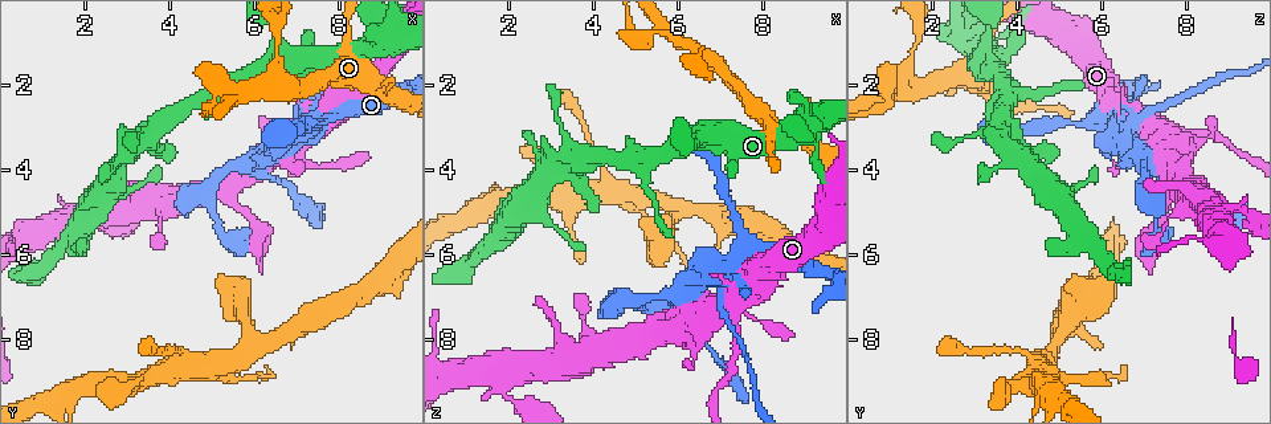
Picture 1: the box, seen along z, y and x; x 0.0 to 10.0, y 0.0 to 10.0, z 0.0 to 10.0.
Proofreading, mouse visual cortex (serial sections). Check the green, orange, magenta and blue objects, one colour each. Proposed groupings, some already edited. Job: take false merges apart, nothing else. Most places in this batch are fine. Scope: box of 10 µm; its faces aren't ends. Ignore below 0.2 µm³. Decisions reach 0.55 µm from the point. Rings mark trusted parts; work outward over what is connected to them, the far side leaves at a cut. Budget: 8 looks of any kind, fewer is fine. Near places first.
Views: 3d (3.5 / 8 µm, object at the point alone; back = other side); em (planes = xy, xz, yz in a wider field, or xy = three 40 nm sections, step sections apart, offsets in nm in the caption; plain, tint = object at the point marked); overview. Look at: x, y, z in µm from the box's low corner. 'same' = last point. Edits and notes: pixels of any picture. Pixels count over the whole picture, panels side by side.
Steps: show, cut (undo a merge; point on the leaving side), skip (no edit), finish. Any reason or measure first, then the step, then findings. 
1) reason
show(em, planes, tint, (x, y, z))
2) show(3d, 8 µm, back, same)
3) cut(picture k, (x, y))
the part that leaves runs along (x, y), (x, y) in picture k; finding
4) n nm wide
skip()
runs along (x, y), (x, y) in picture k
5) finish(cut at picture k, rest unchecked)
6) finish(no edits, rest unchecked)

calibre changes
show(3d, 3.5 µm, (6.55, 0.70, 1.75))

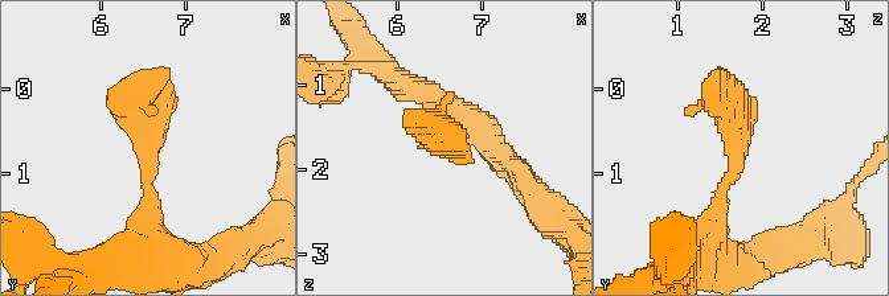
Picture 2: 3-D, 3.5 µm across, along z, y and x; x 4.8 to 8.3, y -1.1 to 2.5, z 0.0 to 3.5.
shape alone is not enough
show(em, xy, step 2, tint, (6.55, 0.65, 1.70))

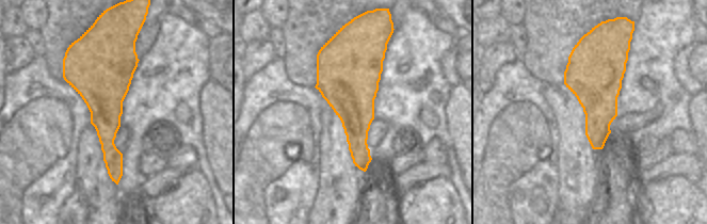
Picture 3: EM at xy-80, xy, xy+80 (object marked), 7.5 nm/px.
another direction
show(em, xy, step 3, tint, same)

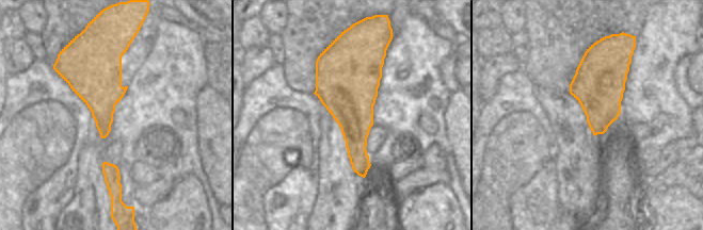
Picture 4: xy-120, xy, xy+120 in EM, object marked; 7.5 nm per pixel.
skip()
runs along (720, 229), (736, 123), (720, 98), (688, 111) in picture 2; one cell here

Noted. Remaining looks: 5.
a fork
show(3d, 3.5 µm, (5.75, 2.15, 0.80))

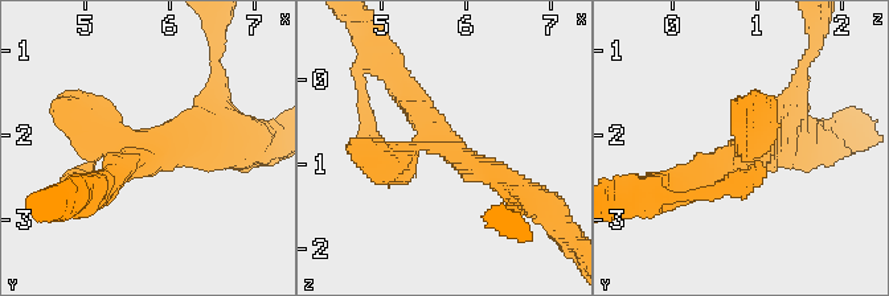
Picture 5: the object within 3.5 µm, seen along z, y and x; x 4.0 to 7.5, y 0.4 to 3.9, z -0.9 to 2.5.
3 arms; arms of 300, 300, 350 nm
show(em, xy, step 5, tint, (5.75, 2.20, 0.80))

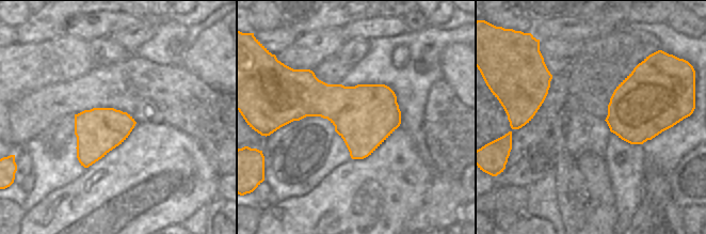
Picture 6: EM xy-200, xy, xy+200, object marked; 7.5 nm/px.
480 nm wide
skip()
runs along (520, 190), (439, 143), (369, 152) in picture 5; continuous, no second cell

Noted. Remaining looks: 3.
side arm on a straight run
show(3d, 8 µm, (7.15, 3.10, 6.45))

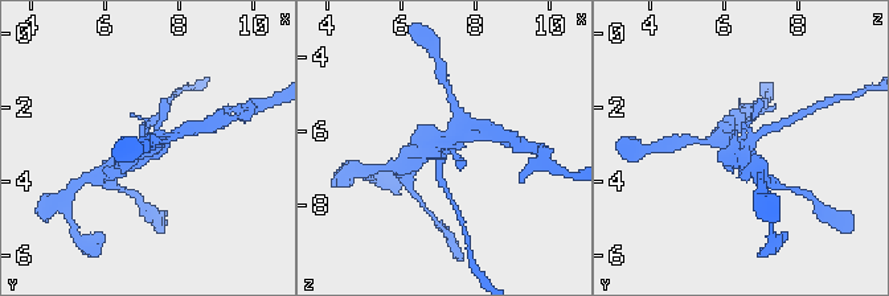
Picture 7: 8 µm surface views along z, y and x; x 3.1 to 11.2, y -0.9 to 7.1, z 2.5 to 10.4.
now the EM
show(em, xy, step 1, tint, same)

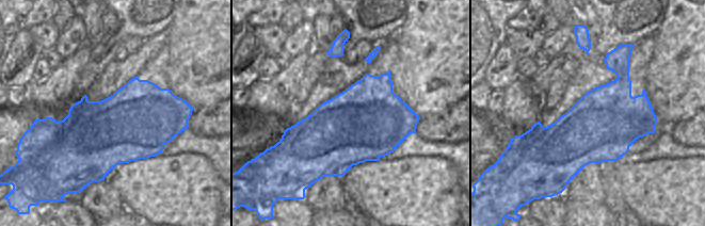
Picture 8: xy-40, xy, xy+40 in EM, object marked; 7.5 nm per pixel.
600 nm wide
cut(picture 7, (777, 126))
the part that leaves runs along (756, 136), (801, 115) in picture 7; two cells meet here

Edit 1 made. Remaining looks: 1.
finish(cut at picture 7, rest unchecked)

